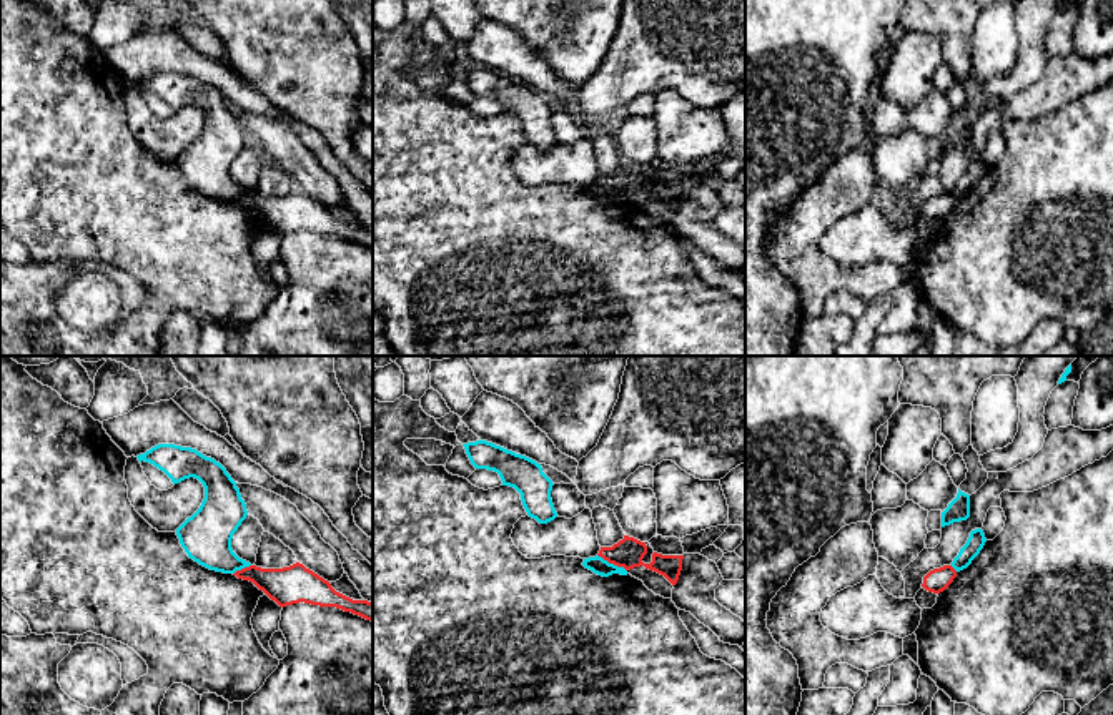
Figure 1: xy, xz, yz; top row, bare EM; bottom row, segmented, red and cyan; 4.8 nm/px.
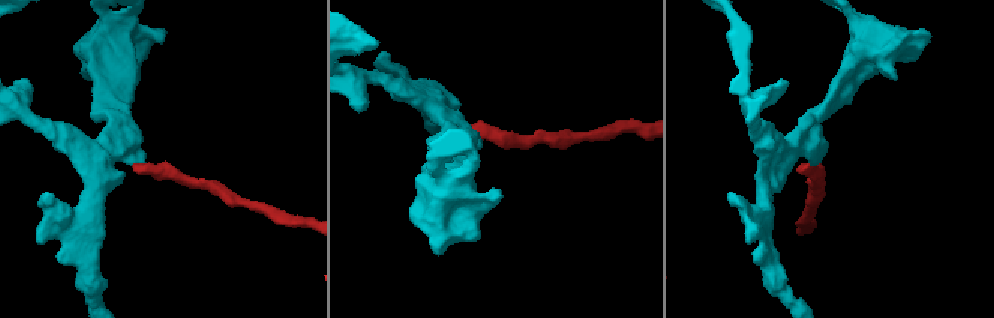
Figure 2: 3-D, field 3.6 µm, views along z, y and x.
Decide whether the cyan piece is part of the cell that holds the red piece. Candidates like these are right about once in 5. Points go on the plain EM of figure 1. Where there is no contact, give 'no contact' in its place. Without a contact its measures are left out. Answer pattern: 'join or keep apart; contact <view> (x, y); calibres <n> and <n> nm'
keep apart; contact xz (613, 190); calibres 140 and 80 nm

